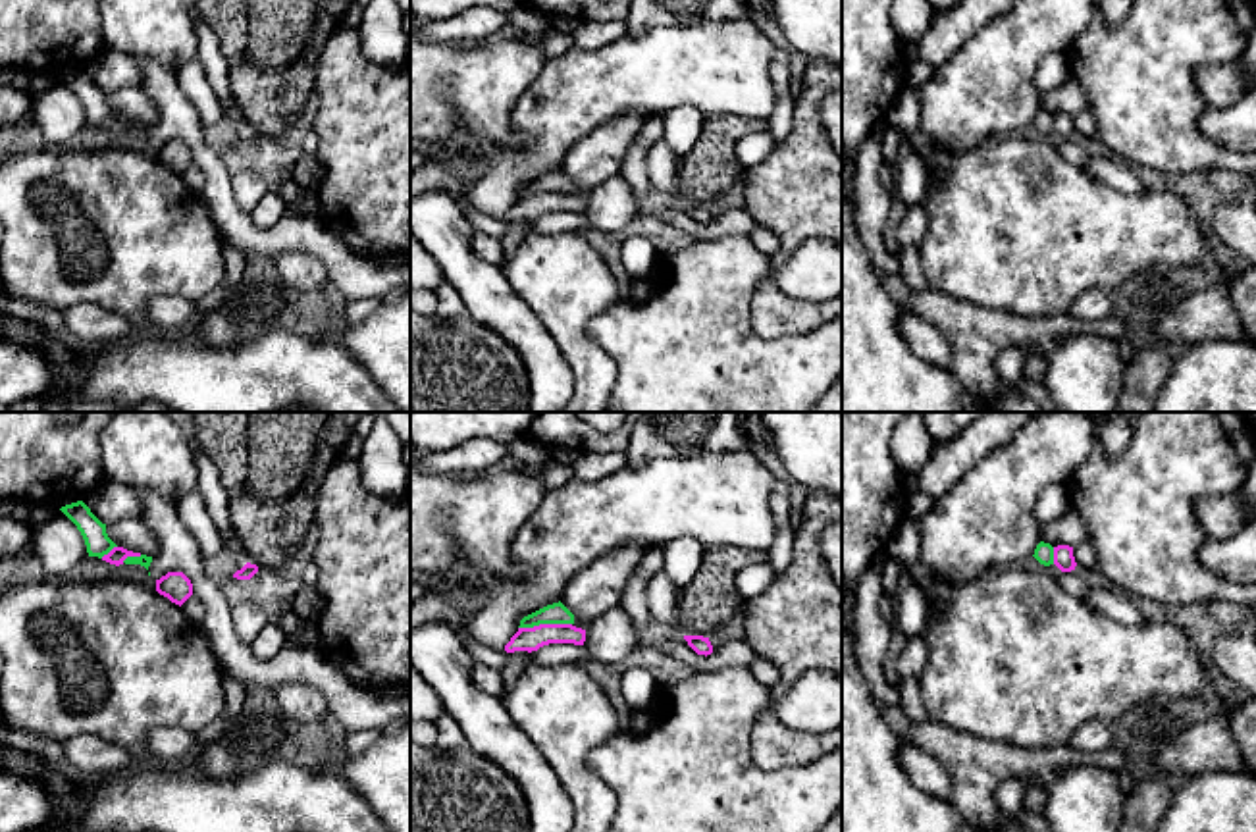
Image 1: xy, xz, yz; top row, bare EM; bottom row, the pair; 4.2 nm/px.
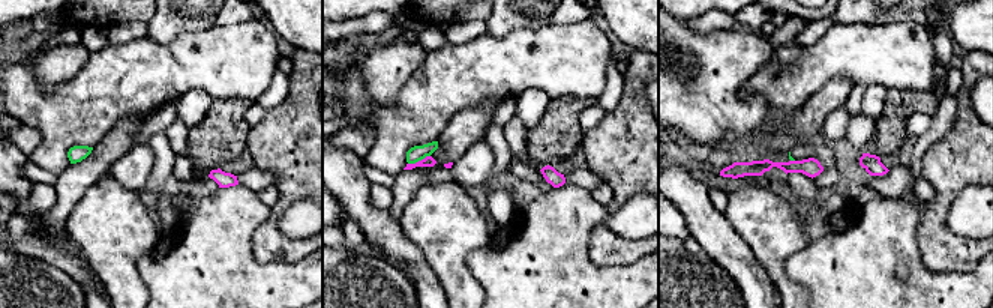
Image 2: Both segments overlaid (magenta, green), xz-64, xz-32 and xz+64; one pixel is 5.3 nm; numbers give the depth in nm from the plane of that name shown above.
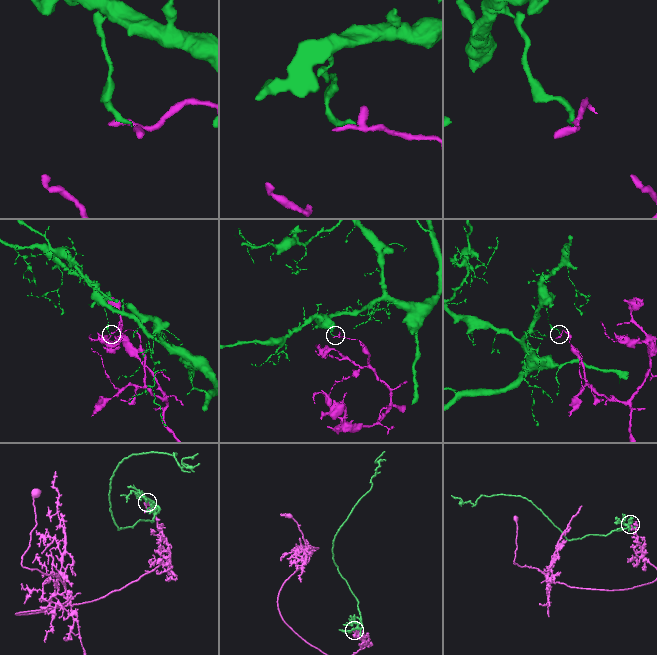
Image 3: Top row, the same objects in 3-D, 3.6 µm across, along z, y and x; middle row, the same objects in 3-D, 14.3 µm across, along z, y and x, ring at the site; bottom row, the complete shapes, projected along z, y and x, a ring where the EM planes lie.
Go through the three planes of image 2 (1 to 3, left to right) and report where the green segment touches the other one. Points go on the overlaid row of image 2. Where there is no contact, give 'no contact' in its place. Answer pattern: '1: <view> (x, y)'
1: no contact
2: xz-32 (419, 161)
3: xz+64 (792, 161)

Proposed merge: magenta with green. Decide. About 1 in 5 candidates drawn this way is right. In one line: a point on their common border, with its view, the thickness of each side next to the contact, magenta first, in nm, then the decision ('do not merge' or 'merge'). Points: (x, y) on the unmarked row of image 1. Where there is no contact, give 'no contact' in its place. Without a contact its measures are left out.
xz (544, 193) | 100/90 nm | do not merge

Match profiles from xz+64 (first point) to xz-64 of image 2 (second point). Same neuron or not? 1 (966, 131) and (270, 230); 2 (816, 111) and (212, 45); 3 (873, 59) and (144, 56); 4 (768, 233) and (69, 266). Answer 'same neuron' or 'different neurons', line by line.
1: same neuron
2: different neurons
3: same neuron
4: different neurons

